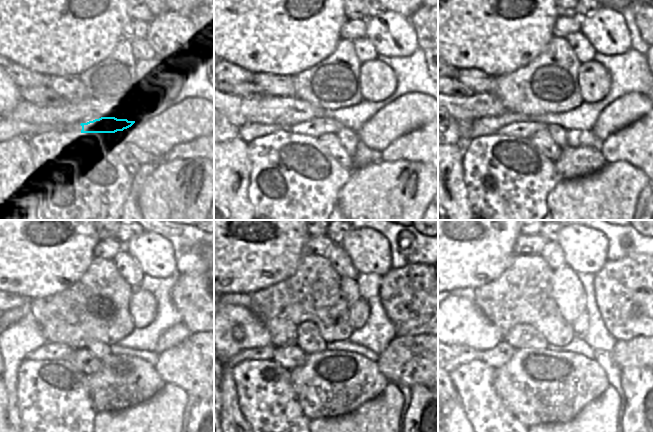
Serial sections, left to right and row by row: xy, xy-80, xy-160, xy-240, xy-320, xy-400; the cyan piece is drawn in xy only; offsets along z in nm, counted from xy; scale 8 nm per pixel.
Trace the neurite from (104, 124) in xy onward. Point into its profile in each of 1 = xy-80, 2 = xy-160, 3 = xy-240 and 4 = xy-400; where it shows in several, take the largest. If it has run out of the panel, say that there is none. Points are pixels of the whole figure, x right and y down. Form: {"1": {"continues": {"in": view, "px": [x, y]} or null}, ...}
{"1": {"continues": {"in": "xy-80", "px": [316, 127]}}, "2": {"continues": {"in": "xy-160", "px": [524, 130]}}, "3": {"continues": {"in": "xy-240", "px": [51, 351]}}, "4": {"continues": {"in": "xy-400", "px": [458, 354]}}}

